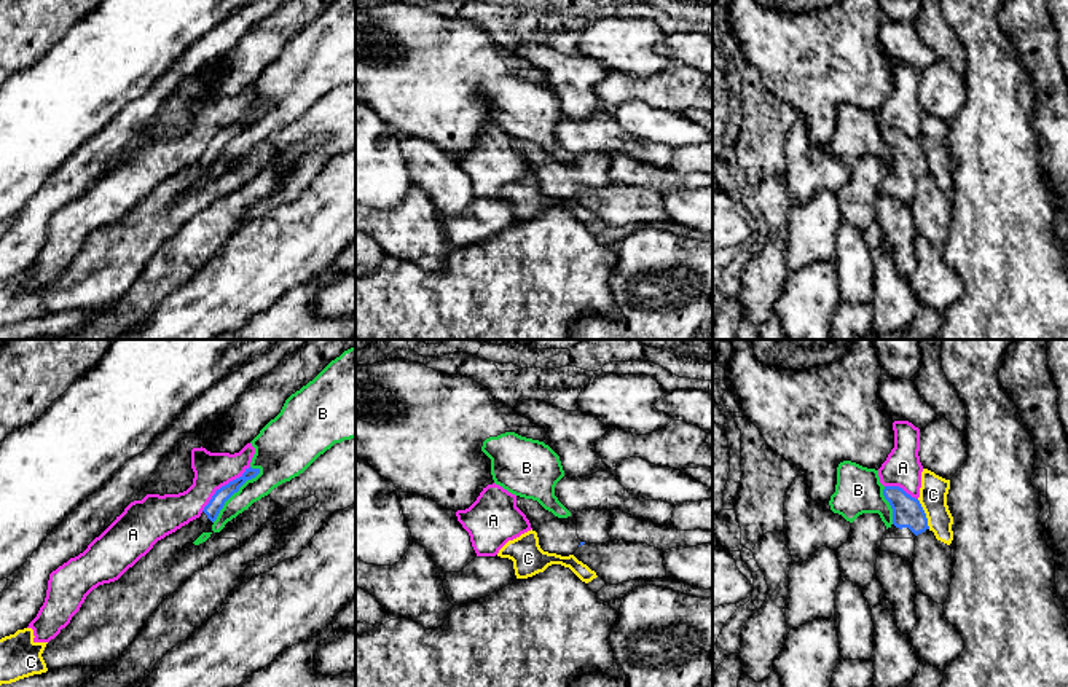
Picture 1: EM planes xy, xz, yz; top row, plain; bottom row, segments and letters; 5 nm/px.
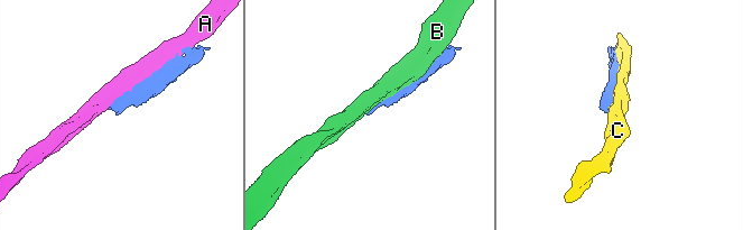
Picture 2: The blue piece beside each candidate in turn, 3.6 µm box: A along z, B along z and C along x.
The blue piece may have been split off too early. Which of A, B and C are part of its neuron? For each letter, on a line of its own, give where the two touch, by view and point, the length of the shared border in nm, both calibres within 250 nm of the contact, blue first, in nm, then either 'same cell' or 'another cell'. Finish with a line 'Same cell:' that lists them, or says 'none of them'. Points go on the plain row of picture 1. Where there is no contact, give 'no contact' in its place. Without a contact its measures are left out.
A: contact xy (222, 129); length 340 nm; calibres 80 and 190 nm; another cell
B: contact xy (235, 134); length 360 nm; calibres 80 and 180 nm; another cell
C: contact yz (925, 157); length 170 nm; calibres 160 and 140 nm; another cell
Same cell: none of them

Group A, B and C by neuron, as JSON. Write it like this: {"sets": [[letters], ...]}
{"sets": [["A"], ["B"], ["C"]]}

